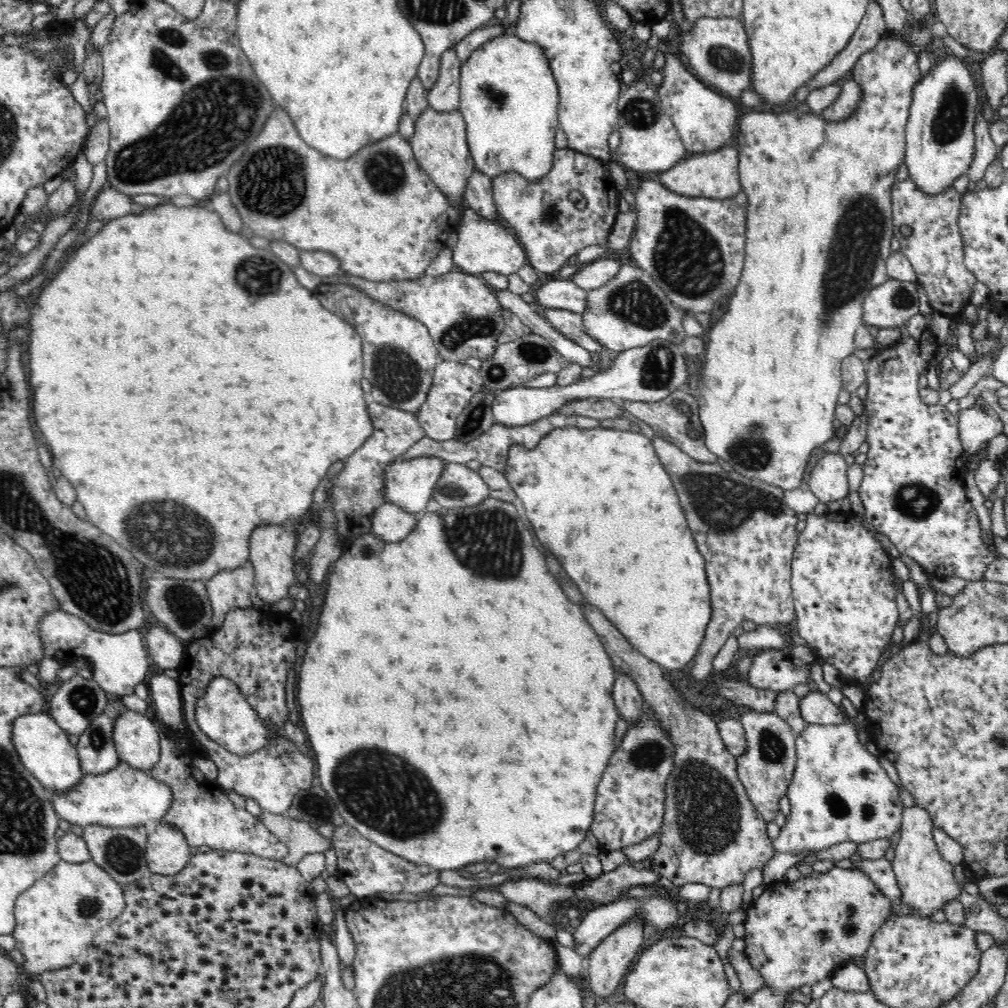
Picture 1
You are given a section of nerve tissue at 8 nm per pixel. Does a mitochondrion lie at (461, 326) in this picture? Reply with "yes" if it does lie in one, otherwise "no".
yes

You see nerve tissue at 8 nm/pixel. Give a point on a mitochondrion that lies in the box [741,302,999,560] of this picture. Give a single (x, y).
(914, 501)

